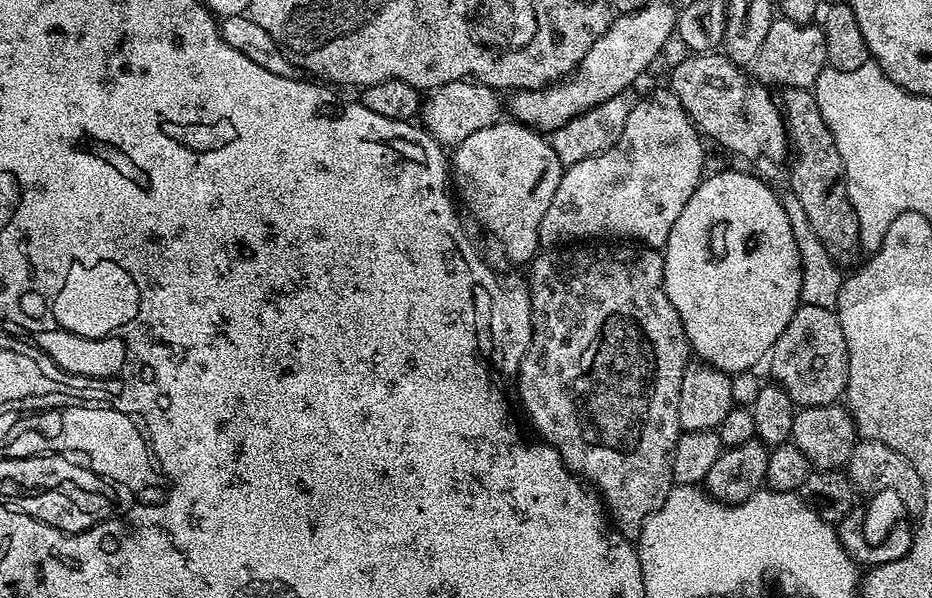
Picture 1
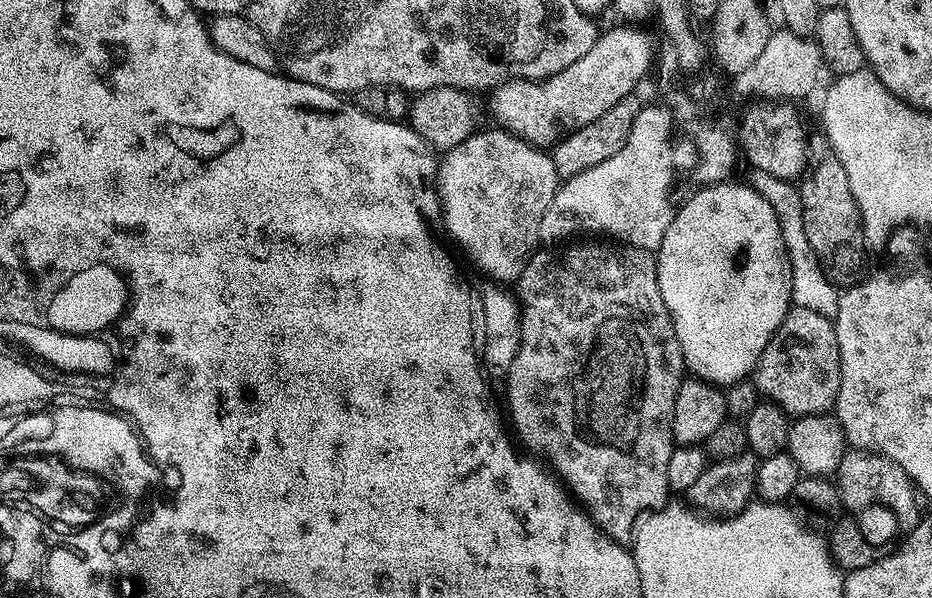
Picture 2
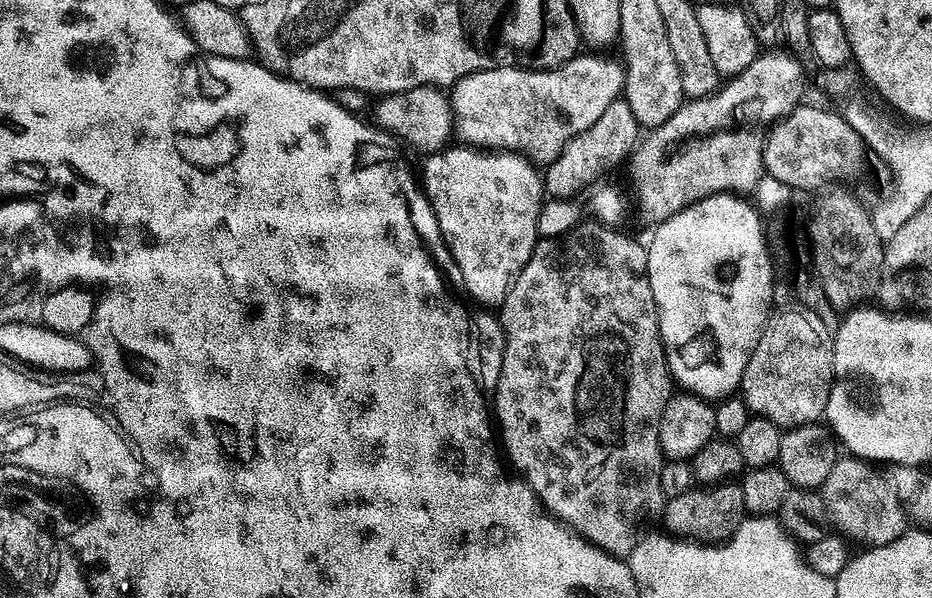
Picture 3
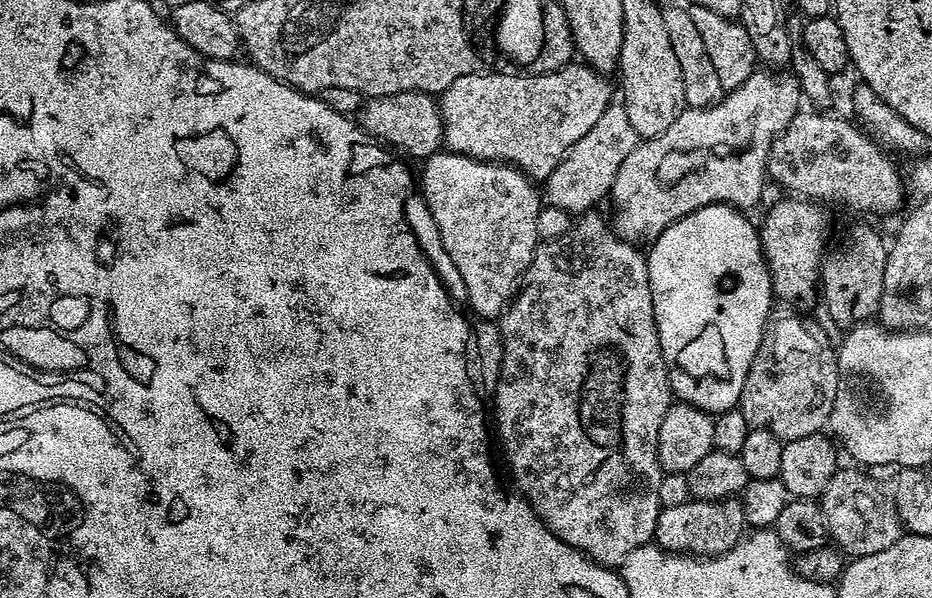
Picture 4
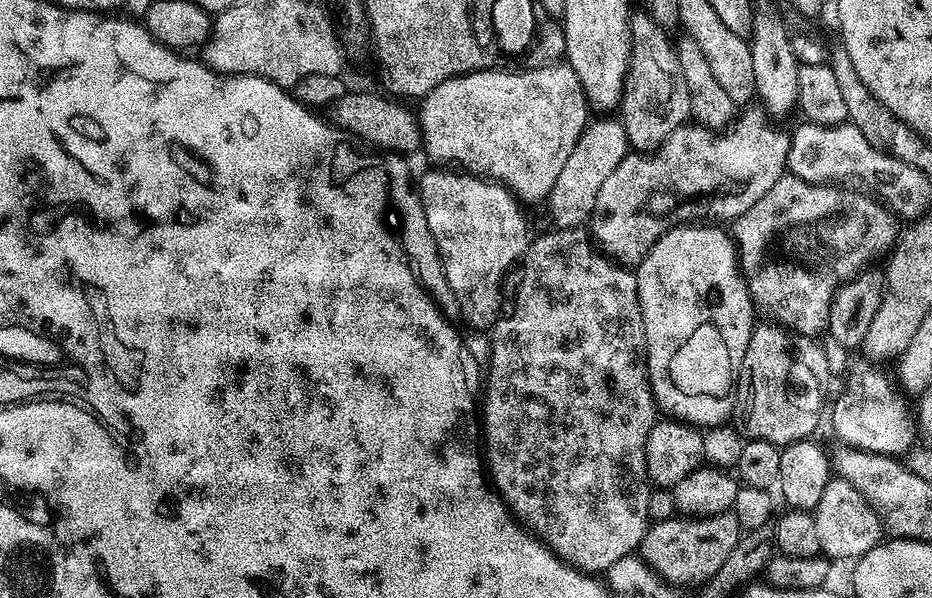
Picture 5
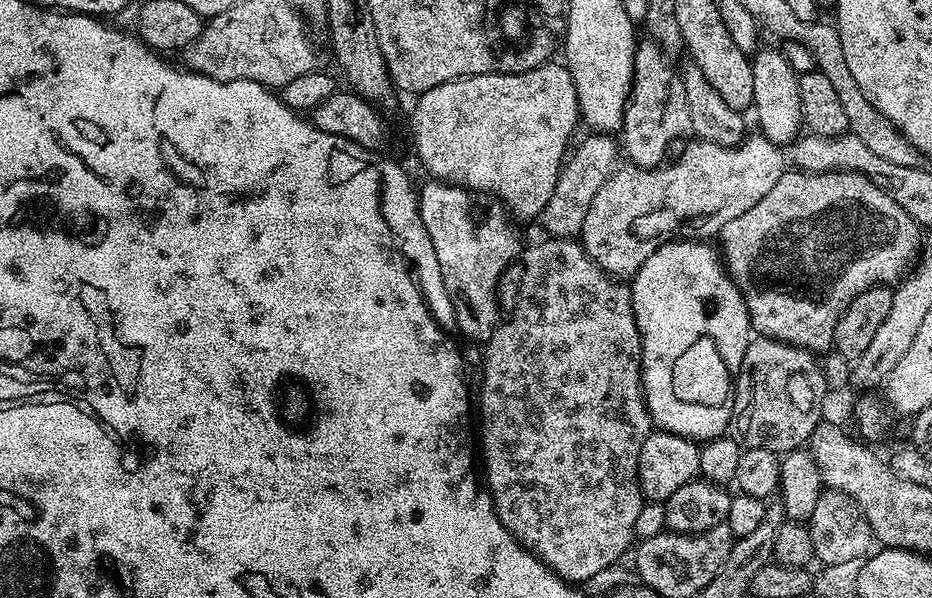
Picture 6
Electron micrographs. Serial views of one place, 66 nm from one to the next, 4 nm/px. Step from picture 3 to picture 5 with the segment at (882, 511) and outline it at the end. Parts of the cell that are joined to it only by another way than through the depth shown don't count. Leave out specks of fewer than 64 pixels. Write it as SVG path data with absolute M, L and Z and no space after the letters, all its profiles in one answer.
M833 478L828 481L826 490L822 490L822 498L814 510L818 526L818 542L820 551L833 561L848 560L855 562L870 550L882 543L886 529L871 502L850 482Z

